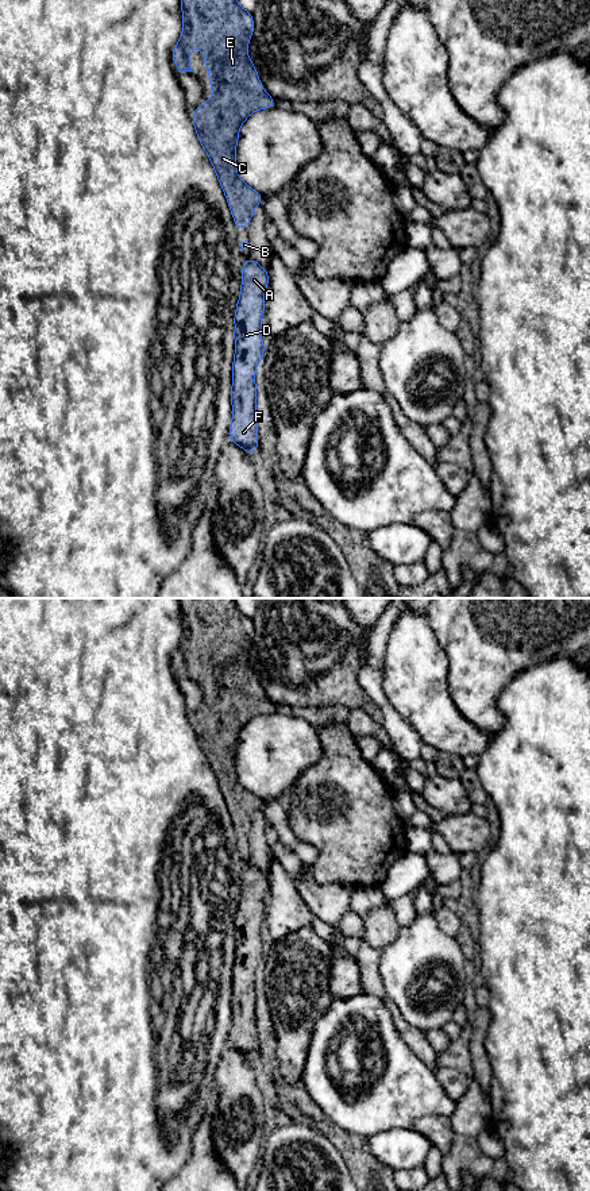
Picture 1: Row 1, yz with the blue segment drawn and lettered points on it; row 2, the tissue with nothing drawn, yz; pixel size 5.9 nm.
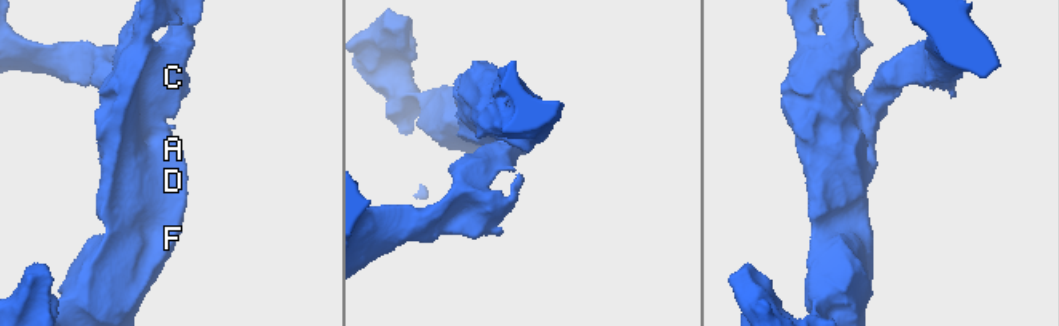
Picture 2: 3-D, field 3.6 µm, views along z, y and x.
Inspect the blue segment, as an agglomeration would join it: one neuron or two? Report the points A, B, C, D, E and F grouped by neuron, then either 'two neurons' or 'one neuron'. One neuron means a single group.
A B C D E F | one neuron

